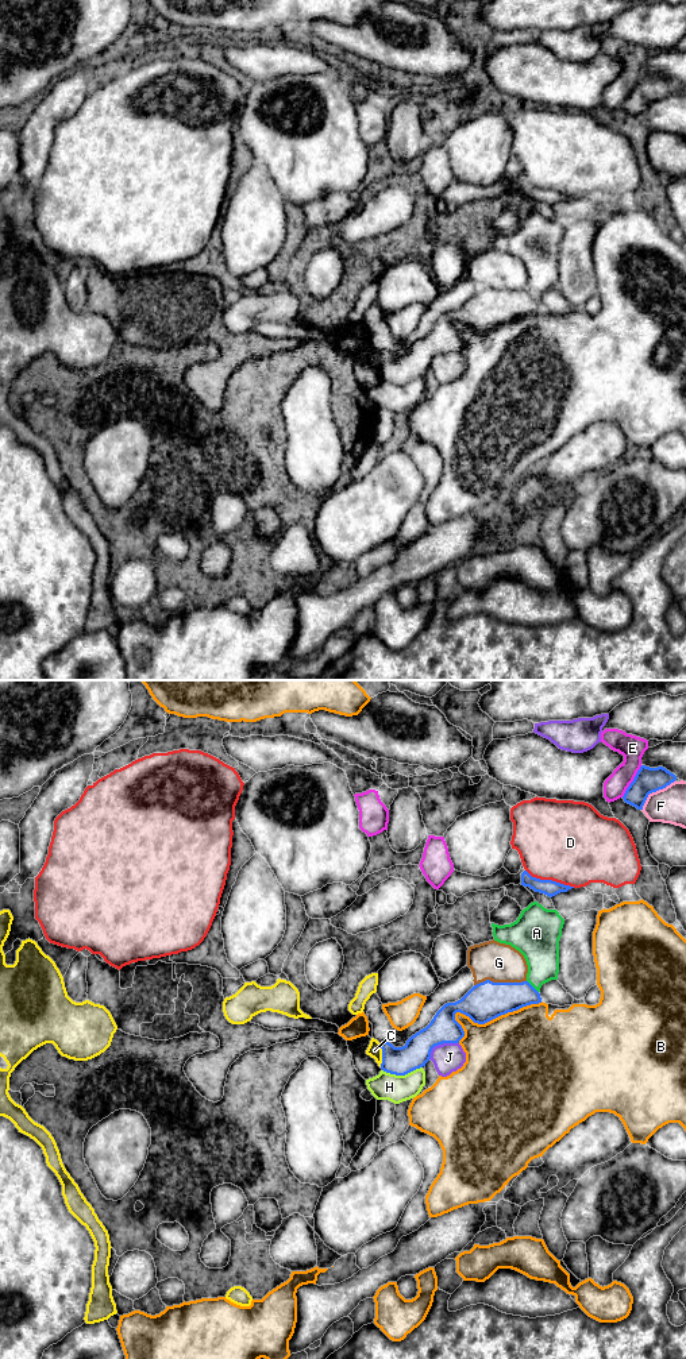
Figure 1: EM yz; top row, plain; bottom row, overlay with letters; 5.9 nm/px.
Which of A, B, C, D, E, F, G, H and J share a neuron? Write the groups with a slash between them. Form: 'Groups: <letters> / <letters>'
Groups: A / B / C E / D / F / G / H / J

